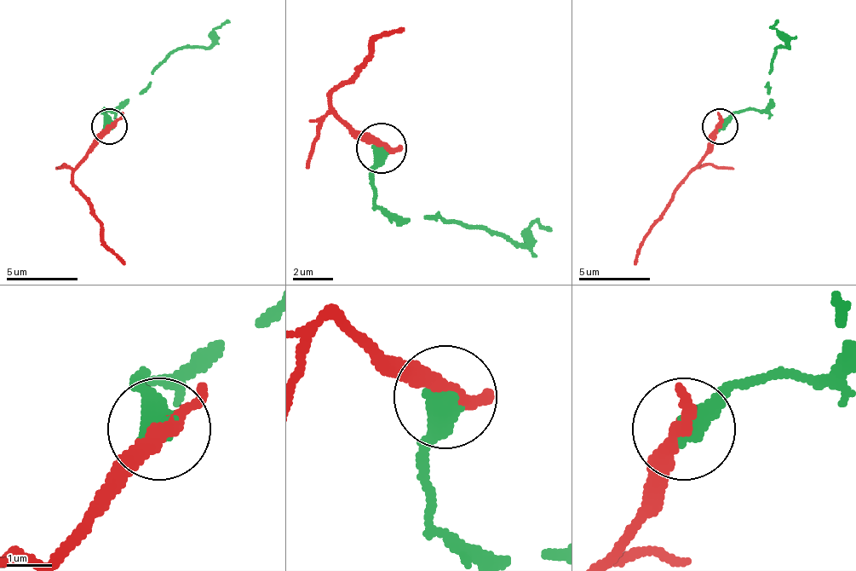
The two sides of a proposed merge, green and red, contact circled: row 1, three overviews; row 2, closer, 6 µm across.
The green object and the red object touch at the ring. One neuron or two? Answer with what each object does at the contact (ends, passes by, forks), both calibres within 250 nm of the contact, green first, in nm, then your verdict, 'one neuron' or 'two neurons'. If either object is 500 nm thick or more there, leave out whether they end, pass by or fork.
600 nm thick on the green side, 300 nm on the other; one neuron

